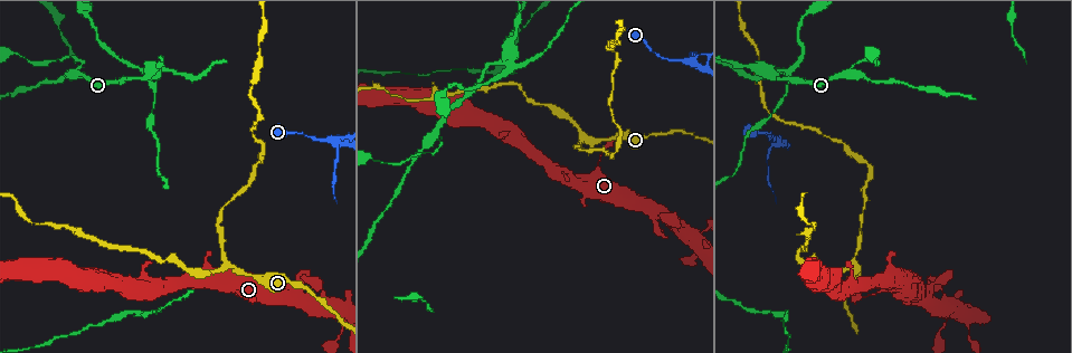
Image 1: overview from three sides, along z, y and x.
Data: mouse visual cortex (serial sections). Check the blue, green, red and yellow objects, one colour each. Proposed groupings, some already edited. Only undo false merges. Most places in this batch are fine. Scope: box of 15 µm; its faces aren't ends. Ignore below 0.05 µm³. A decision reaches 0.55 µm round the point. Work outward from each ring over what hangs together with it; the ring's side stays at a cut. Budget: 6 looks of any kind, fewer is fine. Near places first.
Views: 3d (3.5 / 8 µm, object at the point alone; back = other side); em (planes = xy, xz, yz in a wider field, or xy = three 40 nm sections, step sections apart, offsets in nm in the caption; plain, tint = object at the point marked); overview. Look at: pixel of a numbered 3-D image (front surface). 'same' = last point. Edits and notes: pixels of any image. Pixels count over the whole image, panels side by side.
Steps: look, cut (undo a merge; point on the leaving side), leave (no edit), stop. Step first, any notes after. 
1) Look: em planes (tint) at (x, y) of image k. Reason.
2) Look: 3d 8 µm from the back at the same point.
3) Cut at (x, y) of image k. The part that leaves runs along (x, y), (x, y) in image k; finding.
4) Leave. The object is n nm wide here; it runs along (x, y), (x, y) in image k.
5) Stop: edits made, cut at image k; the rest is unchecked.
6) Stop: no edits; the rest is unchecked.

Look: 3d 3.5 µm at (854, 267) of image 1. A fork.

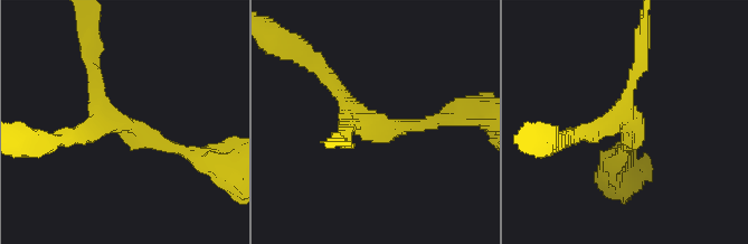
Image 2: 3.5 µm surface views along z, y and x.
Look: em xy step 2 (tint) at (629, 119) of image 2. 3 arms meet here; the arms are 200, 200, 200 nm wide; shape alone is not enough.

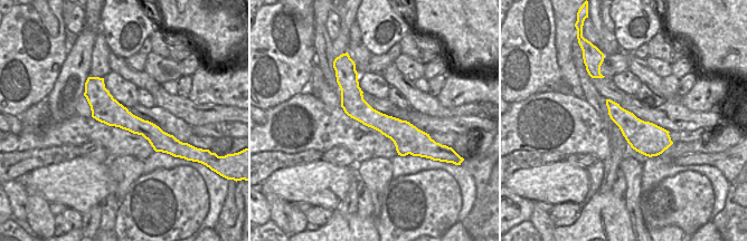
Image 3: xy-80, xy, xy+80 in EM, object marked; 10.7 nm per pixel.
Look: em xy step 5 (tint) at the same point. Another direction.

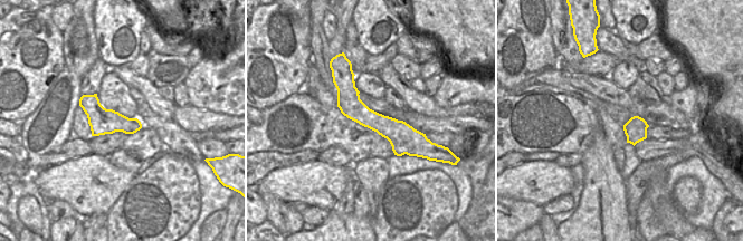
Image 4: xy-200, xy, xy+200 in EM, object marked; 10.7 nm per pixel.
Leave. It runs along (178, 150), (98, 105), (88, 57) in image 2; continuous, no second cell.

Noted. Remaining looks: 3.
Look: 3d 3.5 µm at (782, 68) of image 1. Looks like a crossing.

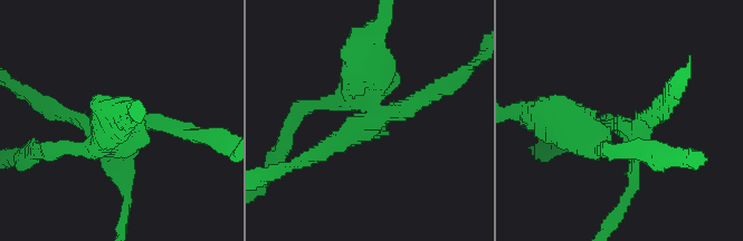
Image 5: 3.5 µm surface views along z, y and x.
Look: em xy step 3 (tint) at (380, 109) of image 5.

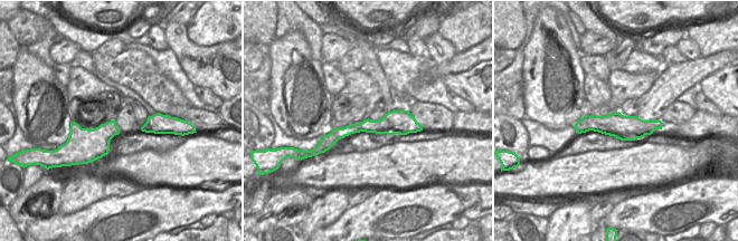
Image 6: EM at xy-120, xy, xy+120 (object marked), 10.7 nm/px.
Look: em xy step 1 (tint) at the same point.

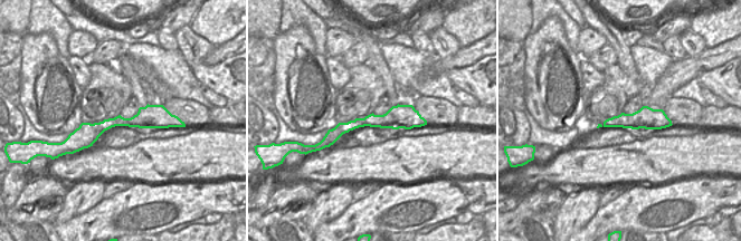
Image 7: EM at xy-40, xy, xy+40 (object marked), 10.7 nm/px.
Cut at (640, 133) of image 5. The part that leaves runs along (607, 124), (638, 127), (664, 107) in image 5; two cells meet here.

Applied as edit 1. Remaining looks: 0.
Stop: edits made, cut at image 5; the rest is unchecked.

